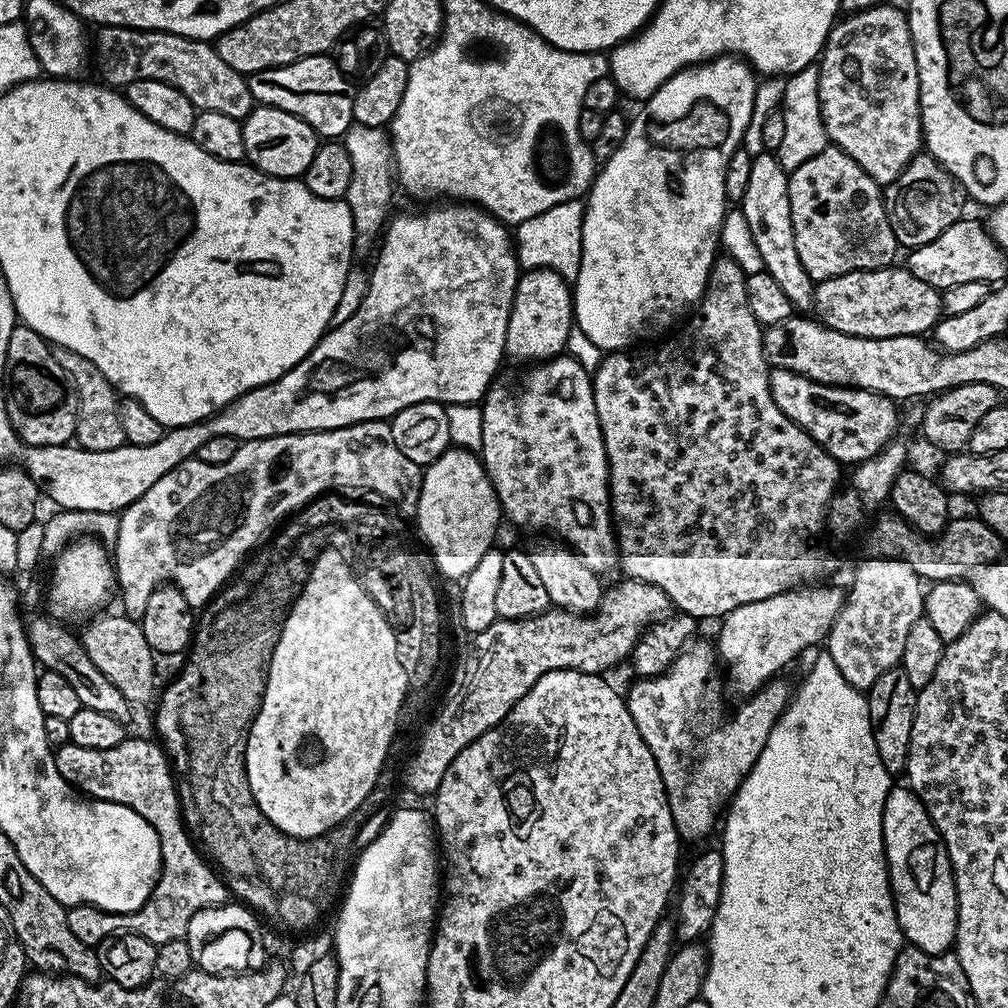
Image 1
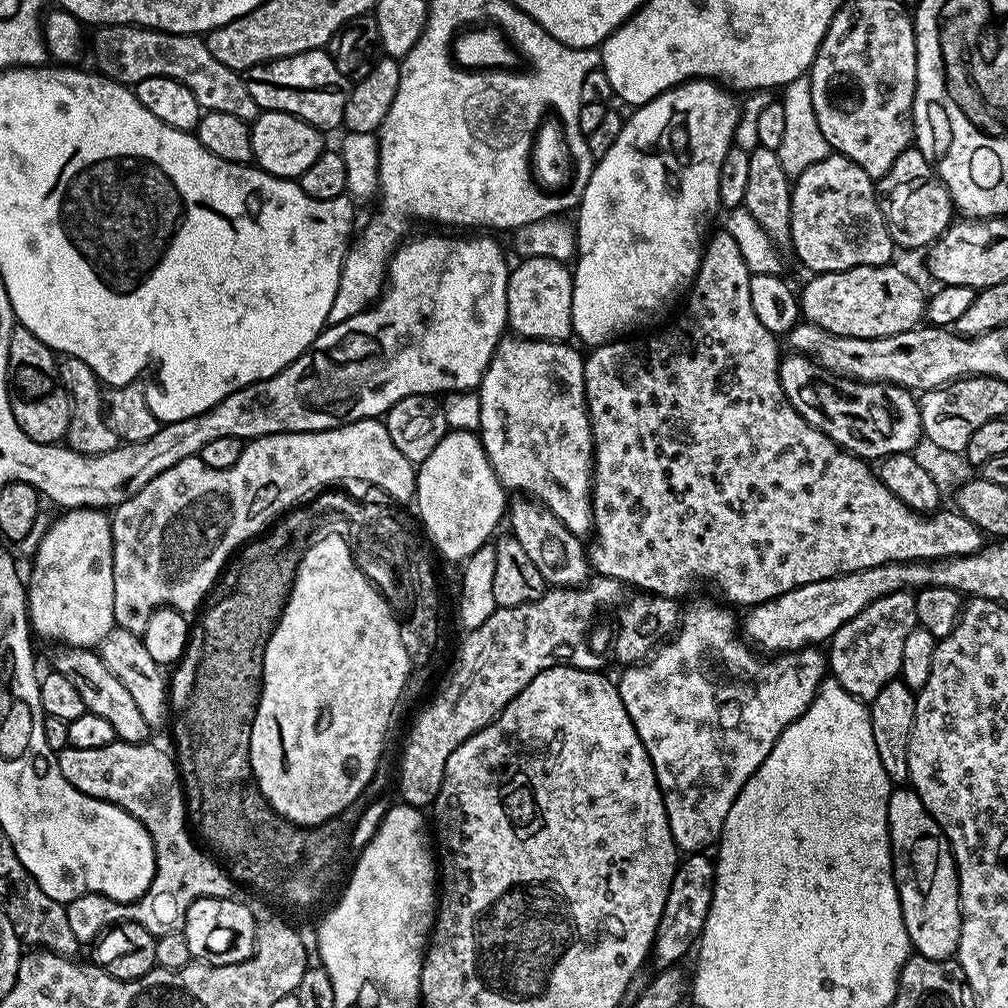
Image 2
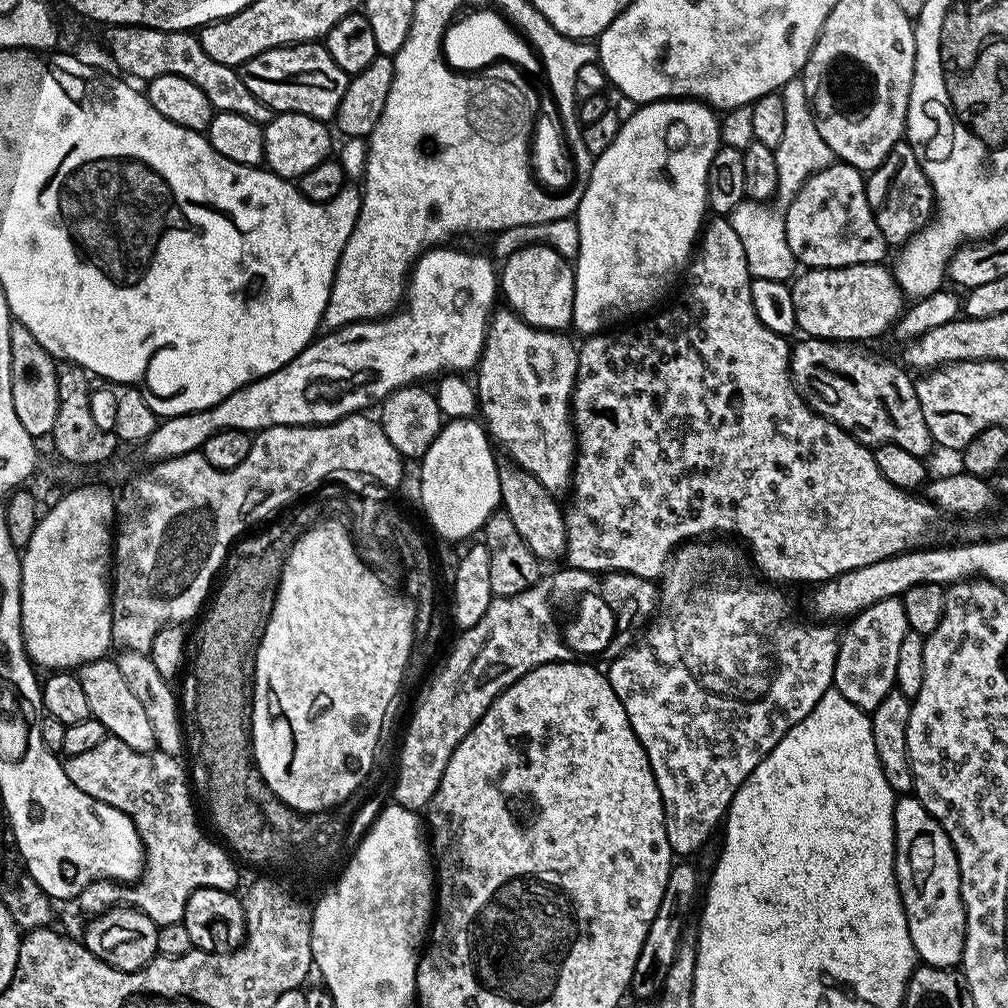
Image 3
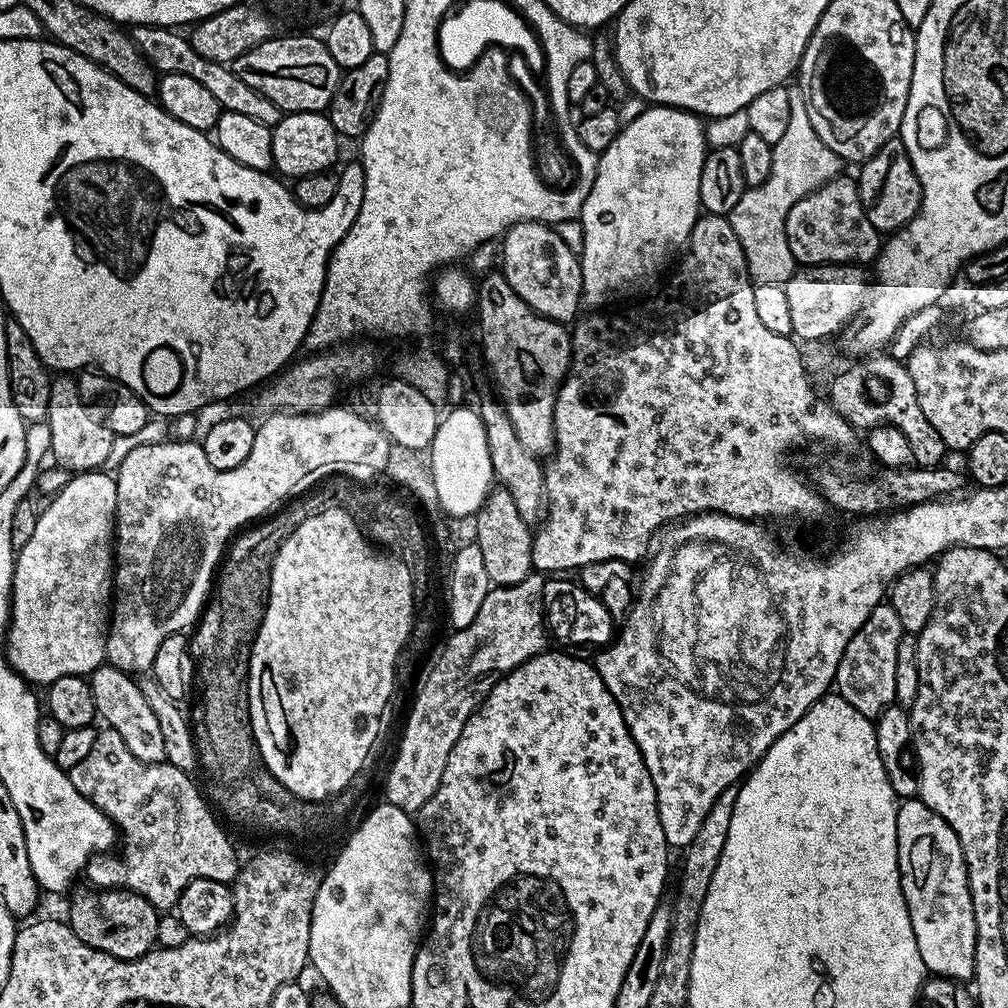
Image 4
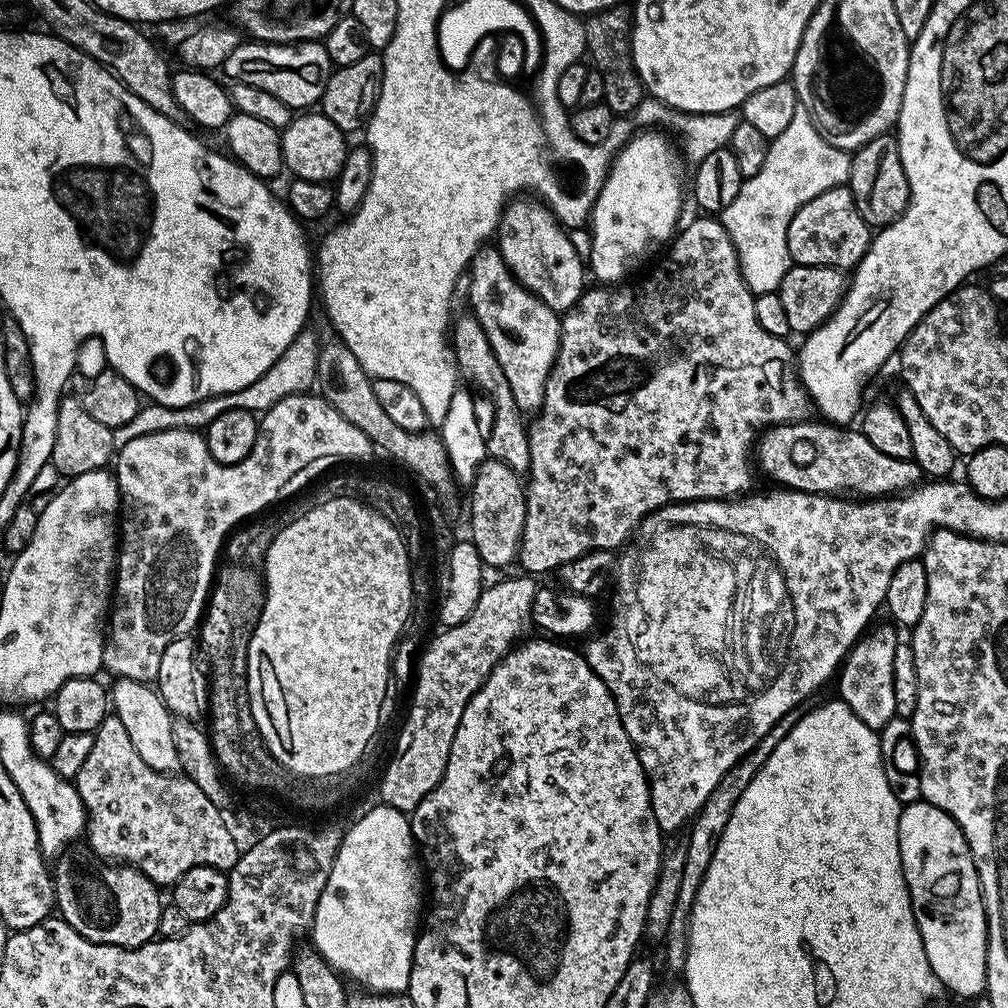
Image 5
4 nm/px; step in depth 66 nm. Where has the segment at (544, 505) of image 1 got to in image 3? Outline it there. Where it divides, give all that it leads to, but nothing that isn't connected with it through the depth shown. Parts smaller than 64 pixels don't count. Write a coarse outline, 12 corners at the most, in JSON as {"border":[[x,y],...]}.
{"border":[[493,311],[474,387],[489,437],[553,494],[576,463],[580,353]]}

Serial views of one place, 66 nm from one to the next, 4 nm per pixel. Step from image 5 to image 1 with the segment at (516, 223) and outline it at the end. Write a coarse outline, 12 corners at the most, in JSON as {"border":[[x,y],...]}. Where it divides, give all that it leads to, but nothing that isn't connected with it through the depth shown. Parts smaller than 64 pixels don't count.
{"border":[[549,268],[519,273],[505,353],[561,355],[574,330],[572,288]]}

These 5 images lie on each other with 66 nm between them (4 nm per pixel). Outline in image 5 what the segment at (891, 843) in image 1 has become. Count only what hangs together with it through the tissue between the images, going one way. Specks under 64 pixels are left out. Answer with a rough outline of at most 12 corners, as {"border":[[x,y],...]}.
{"border":[[903,805],[898,846],[930,970],[988,987],[988,923],[958,822]]}

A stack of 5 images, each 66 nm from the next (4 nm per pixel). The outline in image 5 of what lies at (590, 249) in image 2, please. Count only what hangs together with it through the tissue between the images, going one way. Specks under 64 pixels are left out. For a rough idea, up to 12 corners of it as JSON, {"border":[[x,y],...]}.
{"border":[[637,131],[592,204],[590,272],[616,286],[677,235],[677,145]]}

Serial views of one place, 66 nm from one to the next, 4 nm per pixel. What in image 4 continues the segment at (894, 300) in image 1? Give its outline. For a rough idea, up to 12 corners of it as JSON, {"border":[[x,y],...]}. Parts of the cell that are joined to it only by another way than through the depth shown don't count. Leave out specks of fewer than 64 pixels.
{"border":[[850,264],[804,266],[784,283],[792,336],[824,342],[870,287]]}

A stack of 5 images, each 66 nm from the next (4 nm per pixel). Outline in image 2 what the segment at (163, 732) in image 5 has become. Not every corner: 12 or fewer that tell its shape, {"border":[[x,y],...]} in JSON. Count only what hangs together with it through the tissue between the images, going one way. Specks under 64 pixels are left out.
{"border":[[67,646],[51,667],[78,689],[85,709],[116,739],[145,743],[130,690],[99,651]]}

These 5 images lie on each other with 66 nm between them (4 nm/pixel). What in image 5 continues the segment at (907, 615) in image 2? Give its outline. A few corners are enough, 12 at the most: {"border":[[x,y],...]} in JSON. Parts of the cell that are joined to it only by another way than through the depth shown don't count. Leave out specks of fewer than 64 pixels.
{"border":[[891,623],[869,627],[838,672],[839,699],[877,730],[897,719]]}

